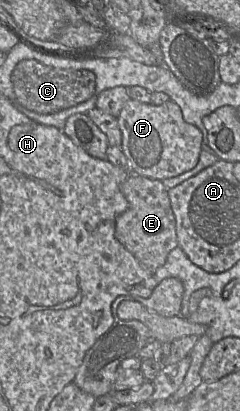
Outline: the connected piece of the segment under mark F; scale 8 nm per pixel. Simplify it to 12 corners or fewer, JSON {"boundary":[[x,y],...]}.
{"boundary":[[130,99],[119,116],[133,173],[193,169],[202,133],[178,104]]}

